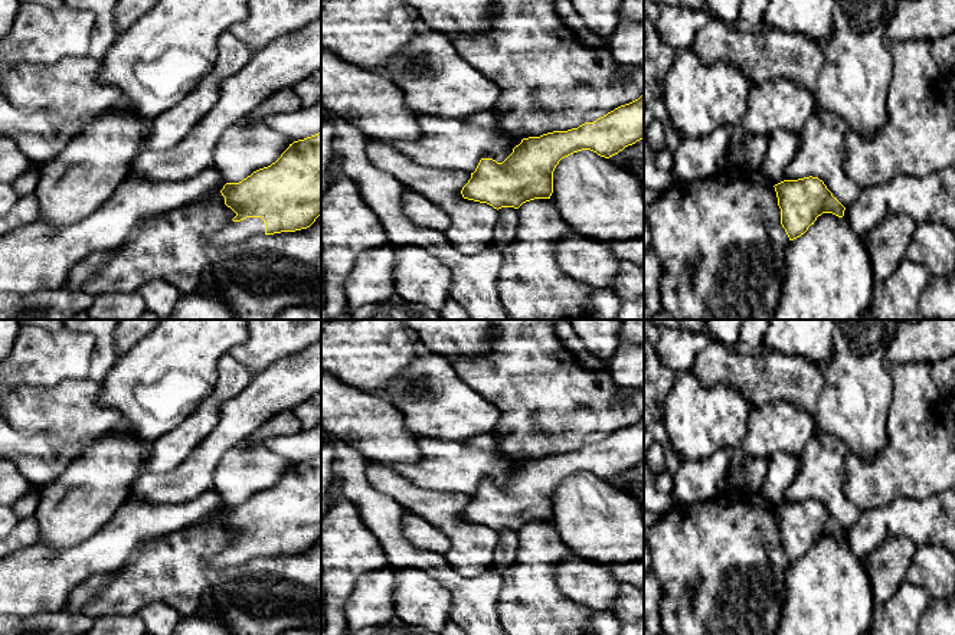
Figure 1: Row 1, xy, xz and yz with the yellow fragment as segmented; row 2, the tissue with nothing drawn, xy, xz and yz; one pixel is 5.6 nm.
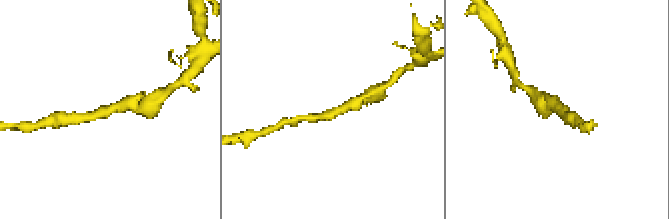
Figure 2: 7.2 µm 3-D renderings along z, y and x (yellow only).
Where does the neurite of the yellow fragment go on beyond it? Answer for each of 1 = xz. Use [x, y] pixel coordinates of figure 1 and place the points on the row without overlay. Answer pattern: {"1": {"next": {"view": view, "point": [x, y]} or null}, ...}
{"1": {"next": {"view": "xz", "point": [568, 445]}}}

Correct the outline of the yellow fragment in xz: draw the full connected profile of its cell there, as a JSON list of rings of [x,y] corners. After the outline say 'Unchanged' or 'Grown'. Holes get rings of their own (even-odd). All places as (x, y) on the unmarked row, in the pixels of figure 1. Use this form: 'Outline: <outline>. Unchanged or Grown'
Outline: [[[644,415],[601,441],[563,439],[557,454],[523,461],[503,485],[481,481],[461,517],[497,533],[519,531],[534,521],[550,521],[553,494],[562,481],[582,472],[609,481],[640,462],[644,462]]]. Grown

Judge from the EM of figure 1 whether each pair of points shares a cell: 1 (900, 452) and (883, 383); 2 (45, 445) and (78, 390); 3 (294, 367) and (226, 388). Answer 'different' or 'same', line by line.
1: different
2: different
3: different

